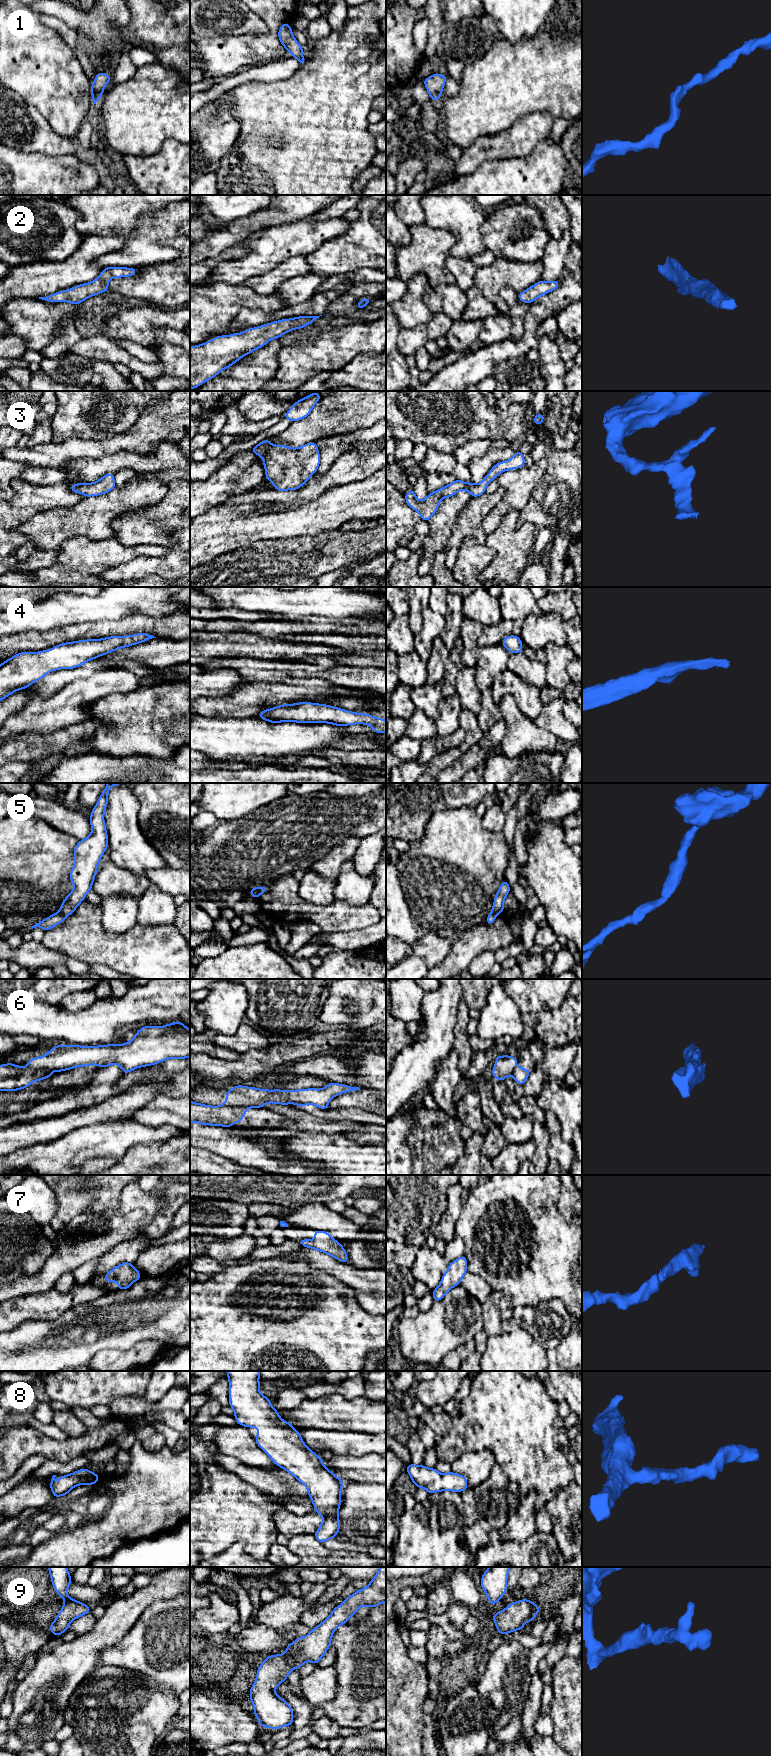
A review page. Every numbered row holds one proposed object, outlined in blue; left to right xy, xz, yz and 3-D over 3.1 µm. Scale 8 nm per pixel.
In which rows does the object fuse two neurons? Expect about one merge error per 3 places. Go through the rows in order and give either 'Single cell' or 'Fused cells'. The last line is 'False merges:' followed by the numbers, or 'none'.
1: Single cell
2: Single cell
3: Single cell
4: Single cell
5: Single cell
6: Fused cells
7: Single cell
8: Single cell
9: Single cell
False merges: 6

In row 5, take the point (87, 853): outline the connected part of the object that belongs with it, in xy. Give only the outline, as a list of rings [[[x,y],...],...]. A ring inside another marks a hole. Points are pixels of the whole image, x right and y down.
[[[107,783],[89,817],[91,834],[87,838],[79,840],[74,848],[75,863],[70,871],[70,880],[74,885],[73,890],[65,897],[57,913],[36,923],[31,929],[40,927],[46,932],[64,922],[85,900],[86,894],[92,889],[98,864],[108,847],[104,813],[108,804],[109,790],[112,786],[120,784],[123,783]]]

